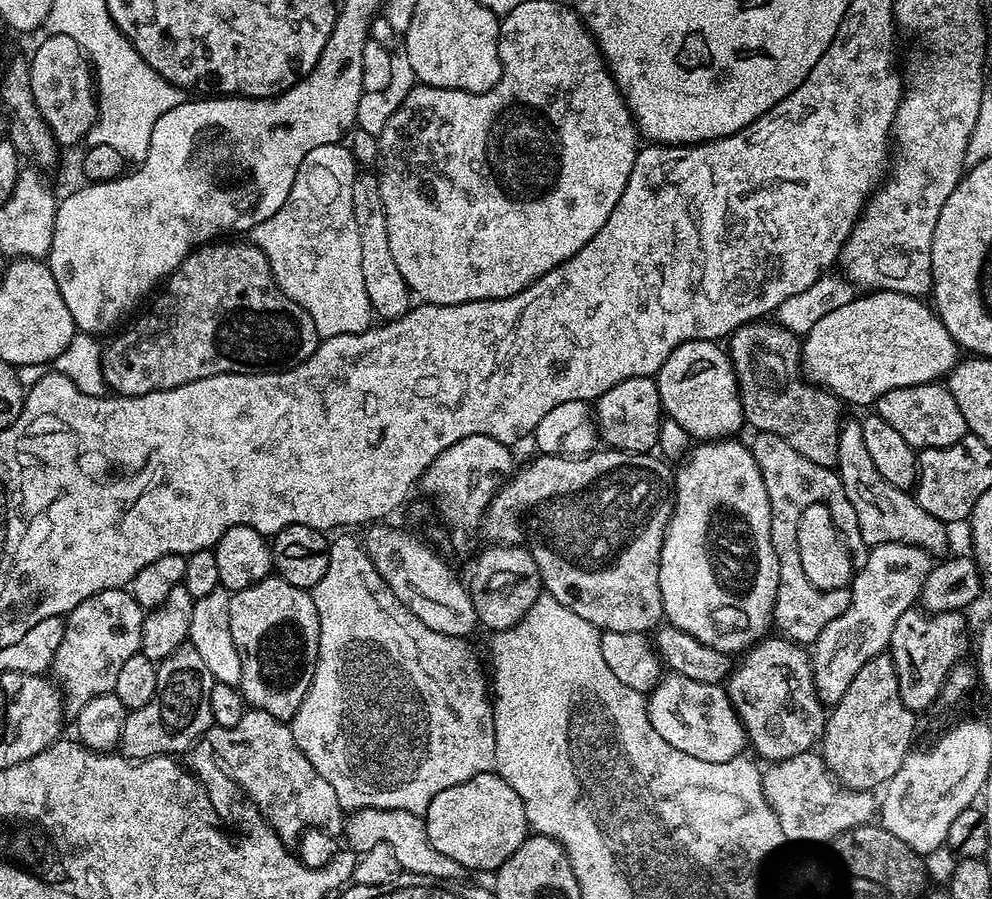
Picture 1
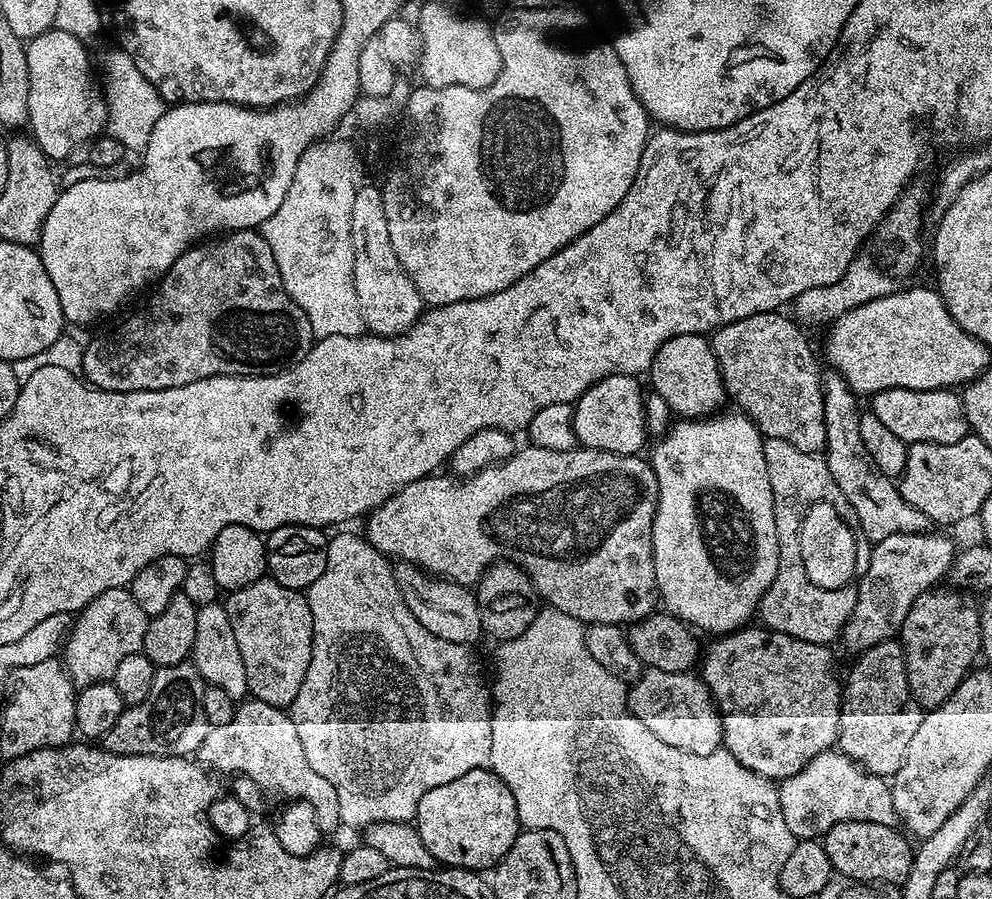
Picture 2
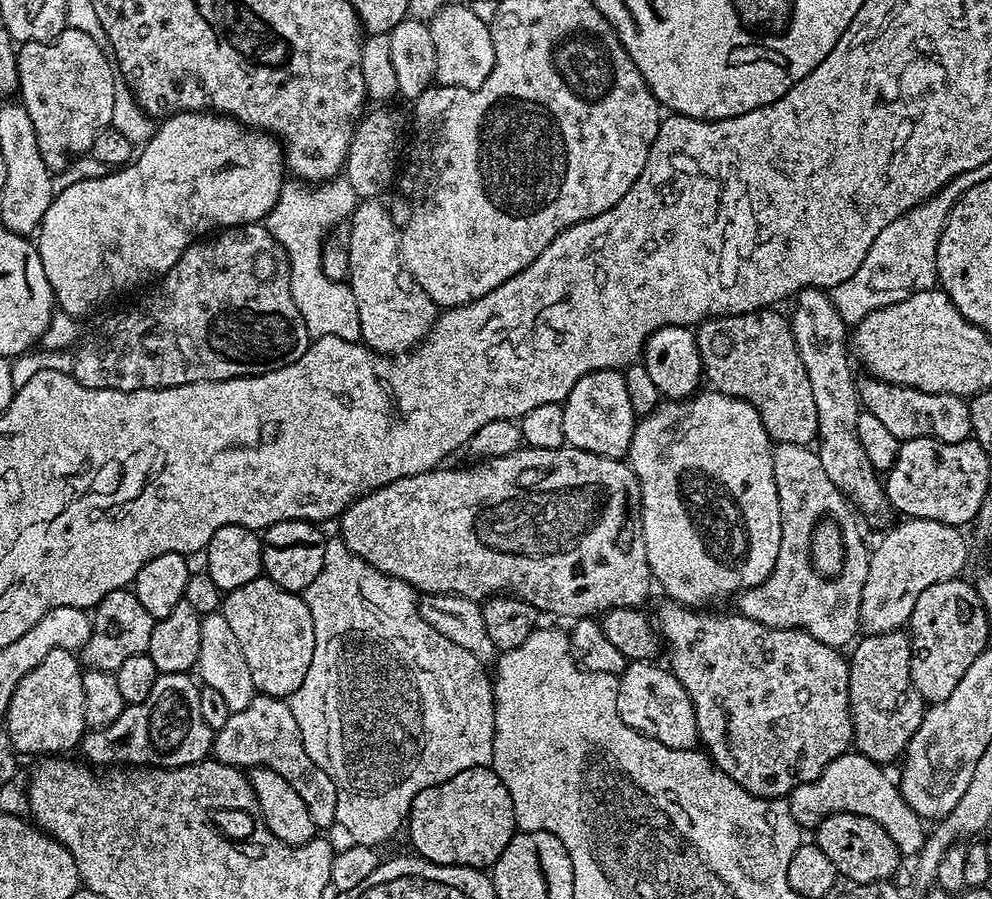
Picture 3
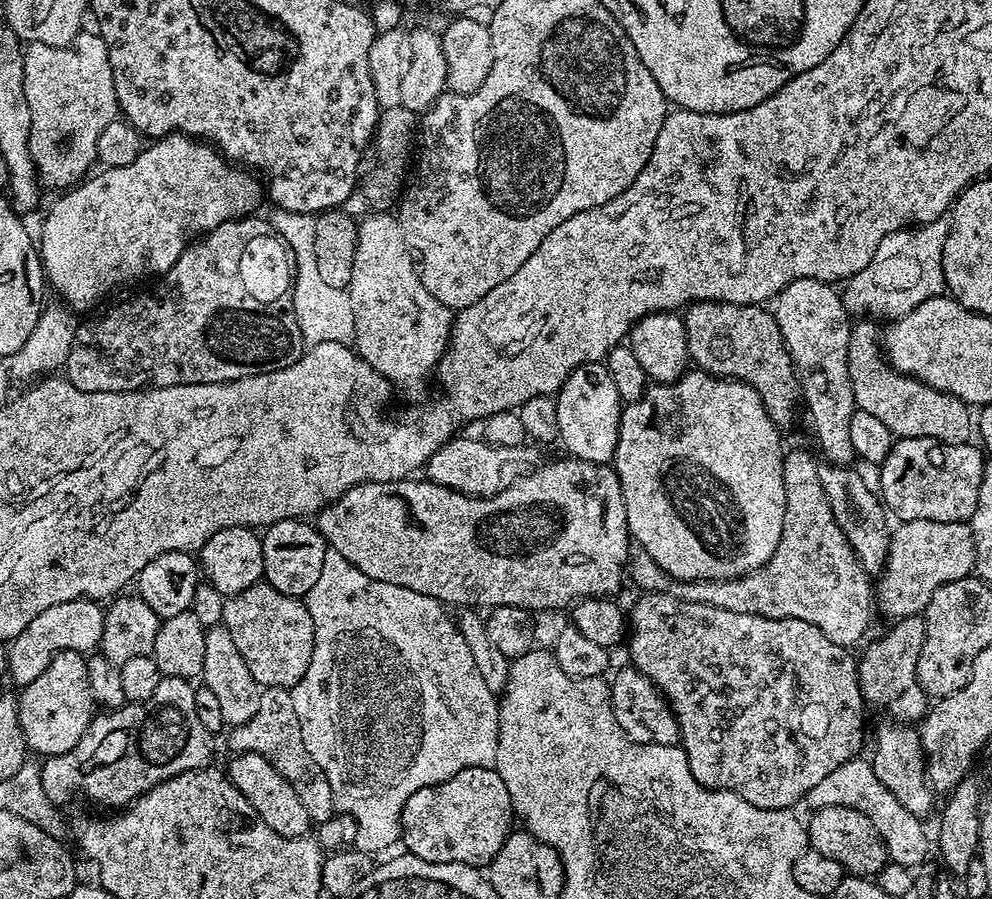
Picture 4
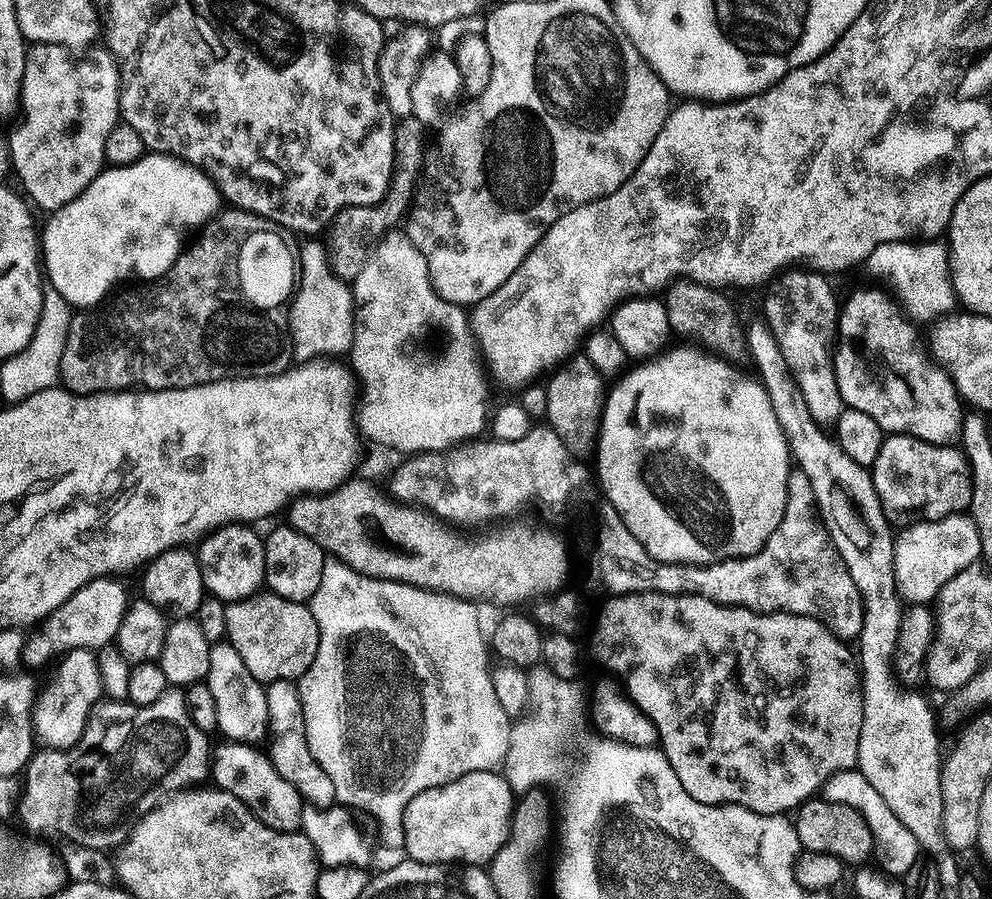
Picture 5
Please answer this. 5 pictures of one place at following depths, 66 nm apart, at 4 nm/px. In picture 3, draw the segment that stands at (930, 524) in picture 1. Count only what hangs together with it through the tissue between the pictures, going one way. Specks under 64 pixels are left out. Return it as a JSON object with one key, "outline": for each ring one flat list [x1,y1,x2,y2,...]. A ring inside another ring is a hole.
{"outline":[[803,288,796,293,794,303,796,309,790,312,790,323,802,366,806,366,810,378,810,390,814,390,814,406,818,406,818,451,822,470,826,470,830,482,834,482,857,509,880,512,886,508,884,486,877,473,872,471,870,458,866,458,866,450,862,450,862,442,858,442,858,414,862,405,857,377,852,377,853,361,846,343,850,336,849,325,845,324,838,310,834,310,834,302,827,291]]}

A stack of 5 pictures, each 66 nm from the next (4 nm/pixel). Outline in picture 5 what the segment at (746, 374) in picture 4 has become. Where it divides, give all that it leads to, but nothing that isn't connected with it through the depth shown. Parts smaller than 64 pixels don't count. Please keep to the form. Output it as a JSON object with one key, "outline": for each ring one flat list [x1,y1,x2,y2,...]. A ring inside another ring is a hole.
{"outline":[[679,279,667,289,664,305,668,311,672,331,677,337,693,336,701,349,721,358,736,356,746,348,746,332,741,326,736,308,724,297,718,288,709,288,707,284,693,284]]}

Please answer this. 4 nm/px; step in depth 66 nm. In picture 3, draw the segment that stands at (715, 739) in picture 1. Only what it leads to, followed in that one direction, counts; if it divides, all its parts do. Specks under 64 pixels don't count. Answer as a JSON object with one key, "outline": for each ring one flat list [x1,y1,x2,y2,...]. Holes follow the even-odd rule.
{"outline":[[646,660,631,661,618,677,618,714,626,726,671,748,697,747,700,735,690,694,667,667]]}

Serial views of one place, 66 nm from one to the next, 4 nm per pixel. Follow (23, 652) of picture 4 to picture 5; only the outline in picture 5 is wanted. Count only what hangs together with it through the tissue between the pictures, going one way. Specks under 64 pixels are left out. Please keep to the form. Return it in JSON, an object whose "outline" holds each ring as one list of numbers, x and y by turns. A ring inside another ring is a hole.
{"outline":[[107,577,90,581,86,586,82,586,82,590,70,594,70,598,62,602,62,606,55,608,44,620,35,625,27,633,24,642,25,668,29,670,44,668,70,650,109,647,115,641,124,612,130,603,130,595,128,596,127,590,118,581,119,579]]}

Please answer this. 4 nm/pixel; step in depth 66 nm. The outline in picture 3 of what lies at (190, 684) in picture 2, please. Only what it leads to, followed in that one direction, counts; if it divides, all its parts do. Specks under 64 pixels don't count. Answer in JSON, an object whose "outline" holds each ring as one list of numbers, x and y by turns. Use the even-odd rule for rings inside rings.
{"outline":[[186,672,178,674,157,675,154,690,150,690,150,698,141,704,129,704,110,726,89,731,82,741,83,759,93,765,112,764,108,766,151,766,153,768,181,768,187,764,199,764,212,751,214,733,198,707,198,694,201,685]]}

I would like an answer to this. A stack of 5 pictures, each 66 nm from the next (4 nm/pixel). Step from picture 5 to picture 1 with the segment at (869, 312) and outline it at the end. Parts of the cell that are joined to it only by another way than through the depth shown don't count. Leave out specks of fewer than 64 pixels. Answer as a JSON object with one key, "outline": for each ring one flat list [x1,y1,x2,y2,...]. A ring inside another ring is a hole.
{"outline":[[936,382,920,384,916,388,890,390,876,401,874,412,887,424,894,426,894,430,898,430,902,438,906,438,913,450,954,446,954,442,969,435,966,418,962,418,962,410,958,410,958,402,954,402,947,387]]}

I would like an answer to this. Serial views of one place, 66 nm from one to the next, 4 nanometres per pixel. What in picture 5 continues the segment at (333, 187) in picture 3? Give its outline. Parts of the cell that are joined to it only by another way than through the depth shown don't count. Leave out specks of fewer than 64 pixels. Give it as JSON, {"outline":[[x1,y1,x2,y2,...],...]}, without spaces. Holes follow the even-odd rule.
{"outline":[[316,238,305,240,304,249,298,252,298,287,290,301,292,354,300,362,351,353,354,334,351,287,331,272,323,243]]}

